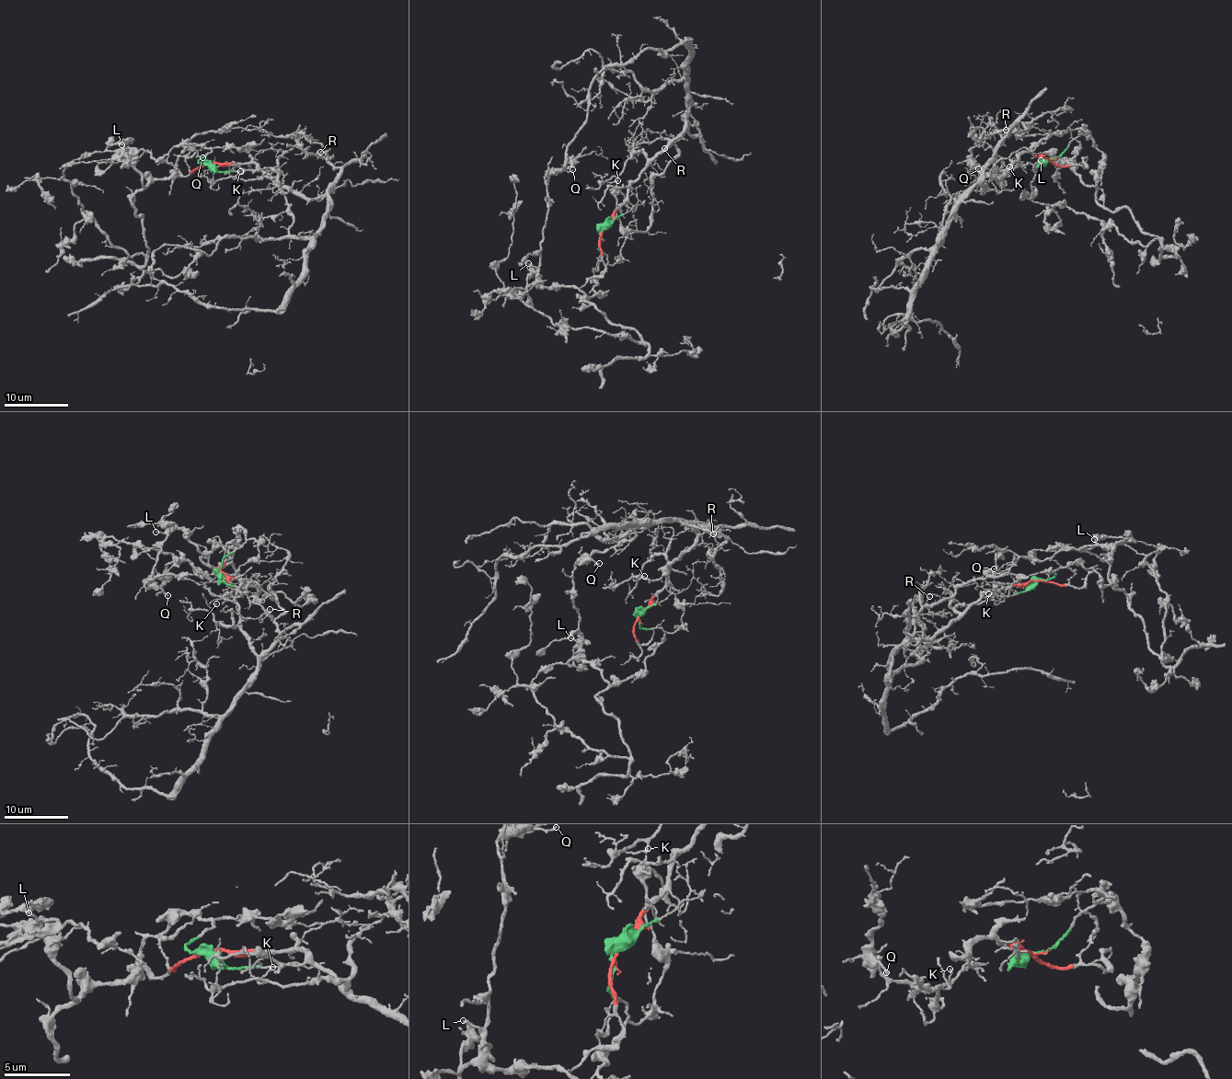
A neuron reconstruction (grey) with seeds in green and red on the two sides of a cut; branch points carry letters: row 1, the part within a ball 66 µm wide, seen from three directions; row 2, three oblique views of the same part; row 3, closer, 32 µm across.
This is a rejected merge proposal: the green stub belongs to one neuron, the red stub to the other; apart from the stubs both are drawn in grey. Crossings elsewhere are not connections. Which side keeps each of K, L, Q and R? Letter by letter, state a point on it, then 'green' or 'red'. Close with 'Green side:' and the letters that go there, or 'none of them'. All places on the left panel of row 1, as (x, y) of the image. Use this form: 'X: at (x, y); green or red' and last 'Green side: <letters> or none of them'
K: at (240, 171); red
L: at (121, 144); green
Q: at (202, 157); green
R: at (320, 152); red
Green side: L, Q

